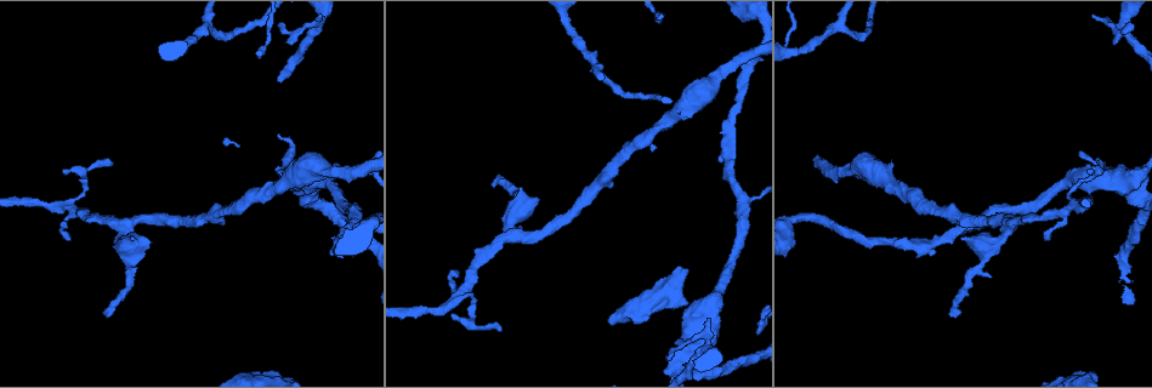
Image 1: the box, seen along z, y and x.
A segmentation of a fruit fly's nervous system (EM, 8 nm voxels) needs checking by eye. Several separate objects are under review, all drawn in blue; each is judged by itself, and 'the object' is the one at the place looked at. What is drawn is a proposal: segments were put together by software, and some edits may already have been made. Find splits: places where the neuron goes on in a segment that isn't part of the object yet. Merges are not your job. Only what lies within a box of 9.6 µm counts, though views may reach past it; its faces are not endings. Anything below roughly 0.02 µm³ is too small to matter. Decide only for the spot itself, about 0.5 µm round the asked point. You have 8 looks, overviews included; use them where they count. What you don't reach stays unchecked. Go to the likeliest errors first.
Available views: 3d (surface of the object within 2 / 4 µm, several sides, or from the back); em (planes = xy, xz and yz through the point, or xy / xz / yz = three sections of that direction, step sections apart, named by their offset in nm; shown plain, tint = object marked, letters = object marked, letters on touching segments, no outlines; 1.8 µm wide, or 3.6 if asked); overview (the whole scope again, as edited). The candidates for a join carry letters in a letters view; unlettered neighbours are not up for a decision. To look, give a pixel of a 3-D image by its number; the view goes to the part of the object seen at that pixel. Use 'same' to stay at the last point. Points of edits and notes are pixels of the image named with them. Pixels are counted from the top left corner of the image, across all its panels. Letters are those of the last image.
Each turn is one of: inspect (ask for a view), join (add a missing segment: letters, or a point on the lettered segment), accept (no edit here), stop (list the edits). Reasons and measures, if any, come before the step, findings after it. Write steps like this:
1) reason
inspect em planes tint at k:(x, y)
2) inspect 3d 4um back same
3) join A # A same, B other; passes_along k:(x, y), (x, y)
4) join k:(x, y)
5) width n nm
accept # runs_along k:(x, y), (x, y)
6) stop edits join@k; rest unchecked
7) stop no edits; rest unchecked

branch stops here
inspect em planes letters at 1:(493, 185)

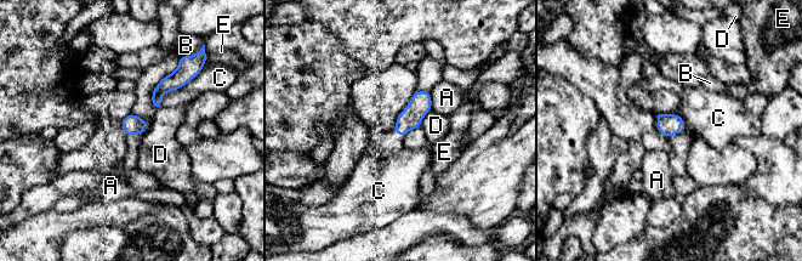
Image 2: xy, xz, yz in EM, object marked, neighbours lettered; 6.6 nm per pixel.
accept # A other, B other, C other, D other, E other; border 2:(195, 75), (165, 92), (160, 107); no lettered segment goes on from it

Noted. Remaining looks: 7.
arms part here
inspect em xz step 16 tint at 1:(74, 208)

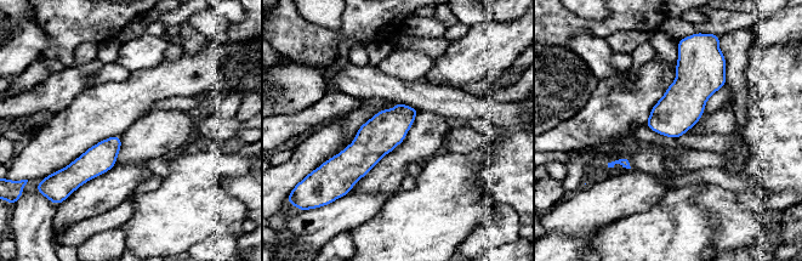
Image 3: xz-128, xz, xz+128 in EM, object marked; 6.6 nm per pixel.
another direction
inspect em planes letters same

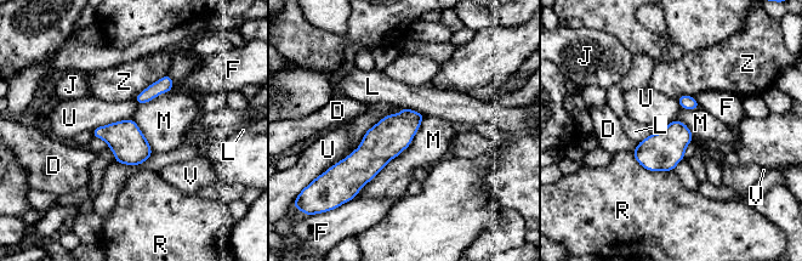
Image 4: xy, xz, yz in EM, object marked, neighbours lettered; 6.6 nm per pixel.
accept # D other, F other, J other, L other, M other, R other, U other, V other, Z other; border 4:(425, 117), (413, 141), (354, 197); none of them fits

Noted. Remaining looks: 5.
side arm on a straight run
inspect 3d 4um at 1:(512, 236)

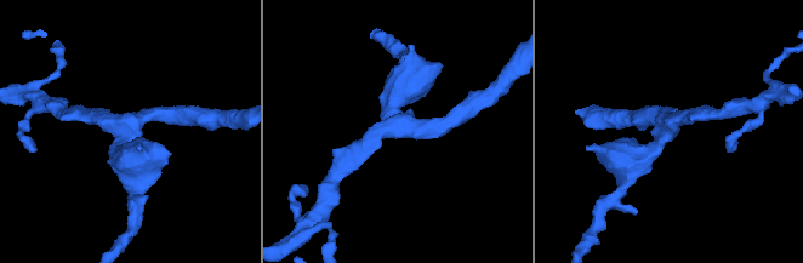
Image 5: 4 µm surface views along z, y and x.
arms 3; arm_widths 200, 260, 320 nm
inspect em planes tint at 5:(129, 120)

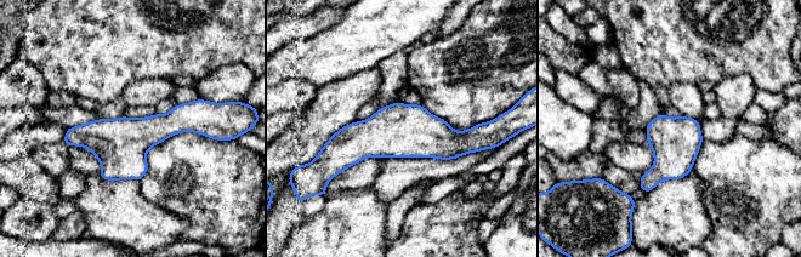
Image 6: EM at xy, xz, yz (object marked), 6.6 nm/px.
inspect em planes letters same

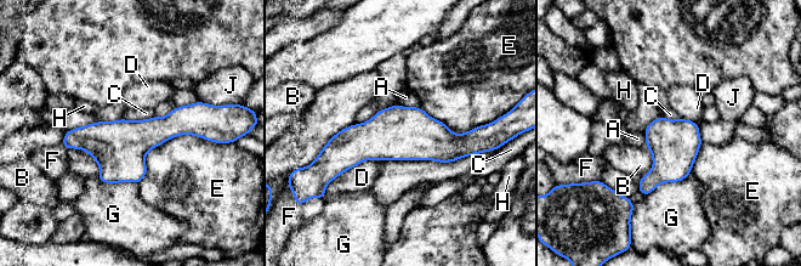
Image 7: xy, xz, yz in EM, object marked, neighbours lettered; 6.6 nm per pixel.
accept # A other, B other, C other, D other, E other, F other, G other, H other, J other; border 7:(154, 115), (147, 119), (123, 118); no lettered segment goes on from it

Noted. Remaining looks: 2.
stop no edits; rest unchecked

